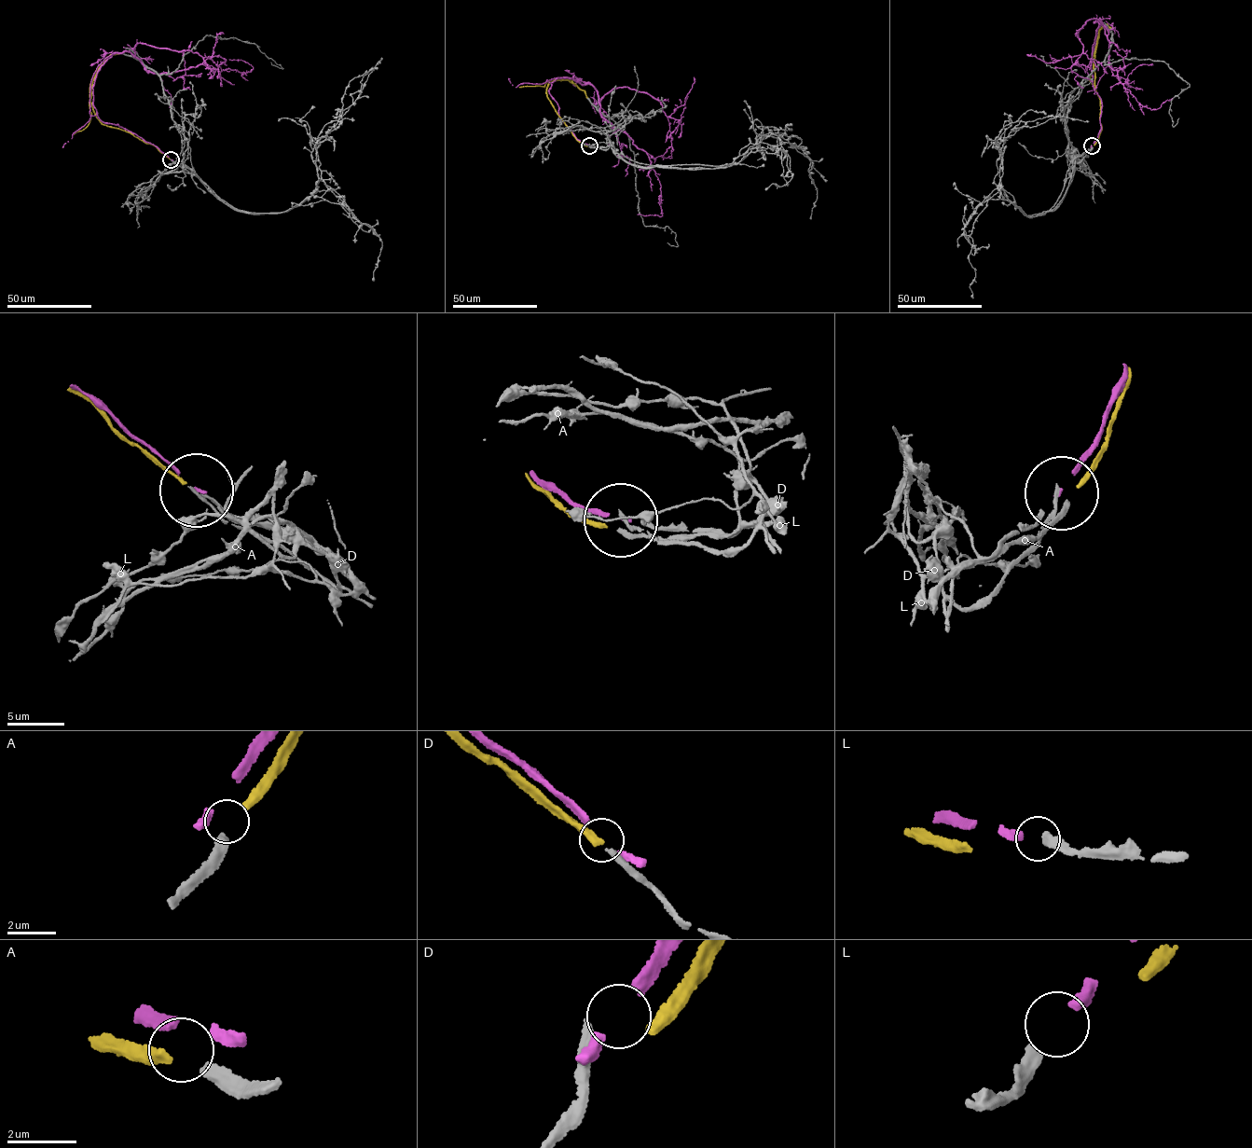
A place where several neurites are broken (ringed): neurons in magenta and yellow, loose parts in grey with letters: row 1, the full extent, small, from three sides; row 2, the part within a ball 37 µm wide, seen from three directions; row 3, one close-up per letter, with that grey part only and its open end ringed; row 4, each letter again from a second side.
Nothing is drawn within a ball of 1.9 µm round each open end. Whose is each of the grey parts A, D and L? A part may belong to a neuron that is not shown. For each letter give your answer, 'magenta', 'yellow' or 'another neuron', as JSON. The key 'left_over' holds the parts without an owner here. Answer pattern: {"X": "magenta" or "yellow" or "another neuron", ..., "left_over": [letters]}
{"A": "yellow", "D": "another neuron", "L": "magenta", "left_over": ["D"]}

